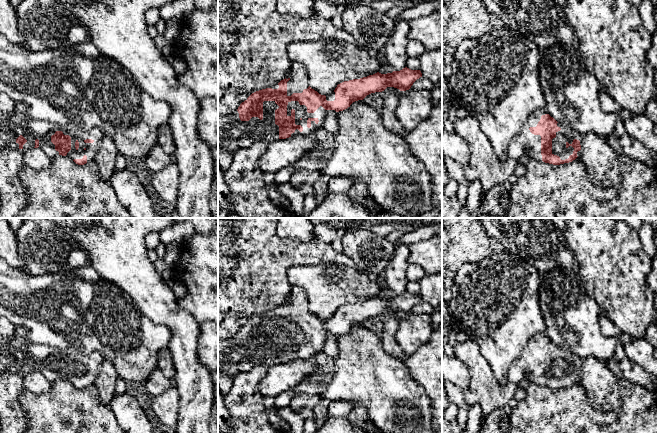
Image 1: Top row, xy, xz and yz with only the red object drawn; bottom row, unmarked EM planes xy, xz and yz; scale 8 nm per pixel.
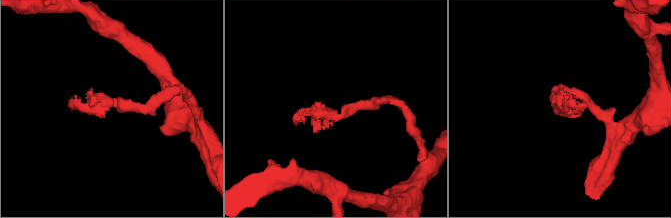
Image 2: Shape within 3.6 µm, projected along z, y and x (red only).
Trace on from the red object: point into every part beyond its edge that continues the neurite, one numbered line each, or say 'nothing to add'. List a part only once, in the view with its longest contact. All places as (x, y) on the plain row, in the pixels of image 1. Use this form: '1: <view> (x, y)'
1: xz (300, 334)

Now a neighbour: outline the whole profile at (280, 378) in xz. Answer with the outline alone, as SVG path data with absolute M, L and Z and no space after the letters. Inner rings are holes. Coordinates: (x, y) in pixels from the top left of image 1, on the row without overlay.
M292 360L268 367L266 376L257 388L263 397L277 397L296 388L302 381L319 374L316 360Z

